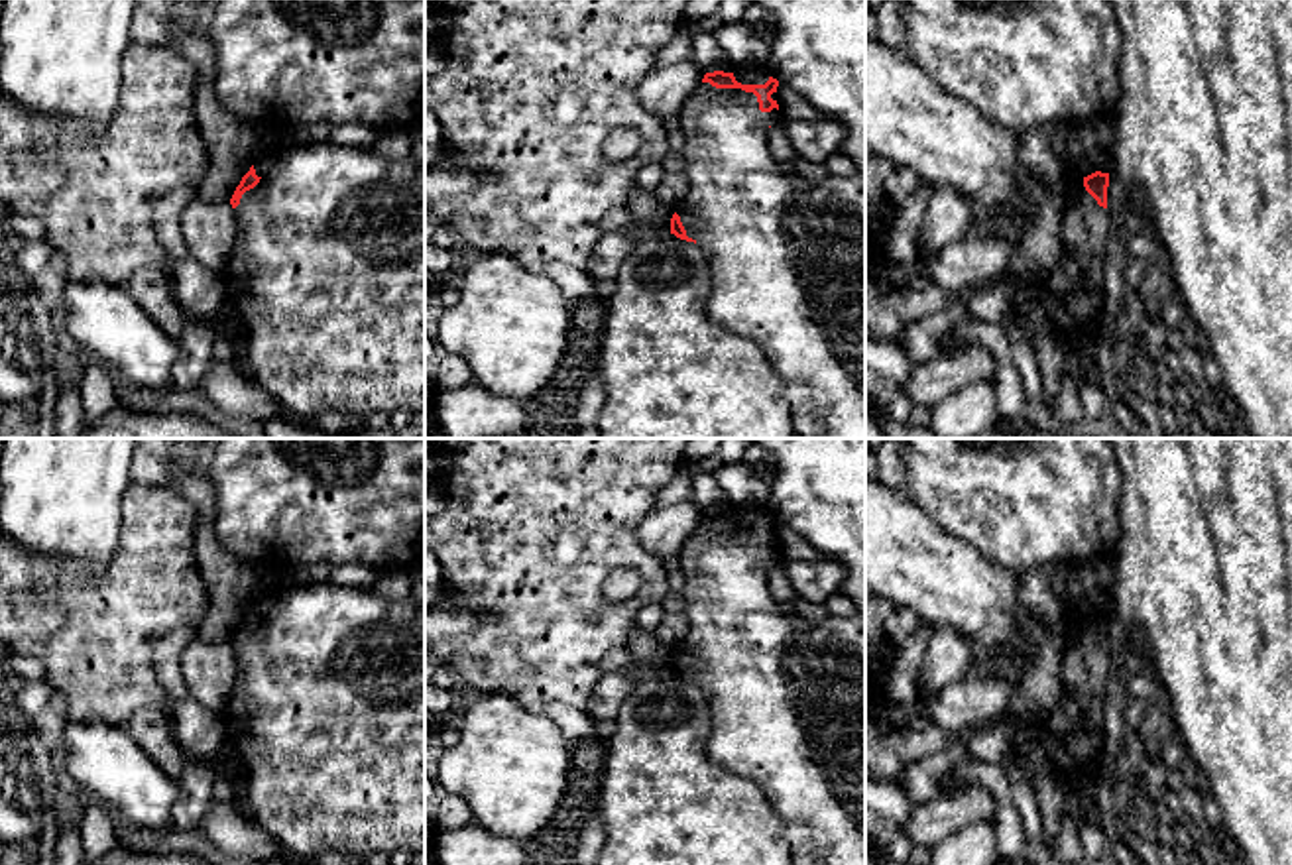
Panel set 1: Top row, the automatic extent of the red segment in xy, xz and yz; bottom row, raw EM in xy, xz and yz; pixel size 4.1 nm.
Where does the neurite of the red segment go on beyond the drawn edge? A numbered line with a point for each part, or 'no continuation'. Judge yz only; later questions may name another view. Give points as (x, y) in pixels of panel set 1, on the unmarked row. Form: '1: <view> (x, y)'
1: yz (1070, 742)

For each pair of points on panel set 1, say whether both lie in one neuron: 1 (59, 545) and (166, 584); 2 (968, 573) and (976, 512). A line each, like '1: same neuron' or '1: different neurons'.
1: different neurons
2: different neurons

